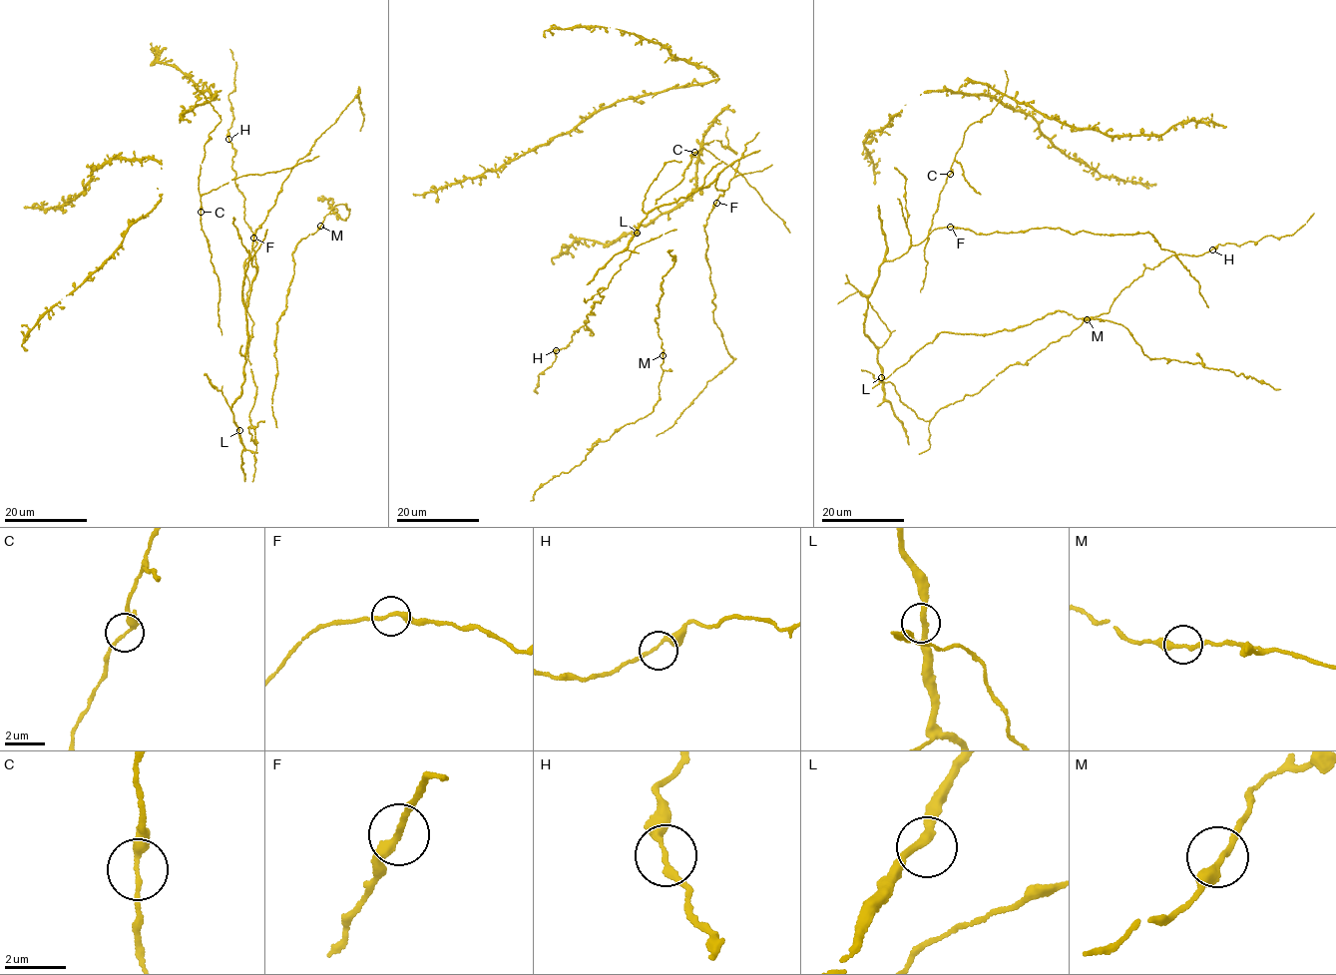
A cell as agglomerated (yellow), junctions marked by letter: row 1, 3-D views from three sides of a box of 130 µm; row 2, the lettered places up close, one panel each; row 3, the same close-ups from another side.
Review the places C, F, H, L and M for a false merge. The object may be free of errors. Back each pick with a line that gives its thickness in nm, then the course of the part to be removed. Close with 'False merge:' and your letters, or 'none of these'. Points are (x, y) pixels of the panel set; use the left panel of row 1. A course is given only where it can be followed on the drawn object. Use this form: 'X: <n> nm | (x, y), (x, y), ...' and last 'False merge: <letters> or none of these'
False merge: none of these

